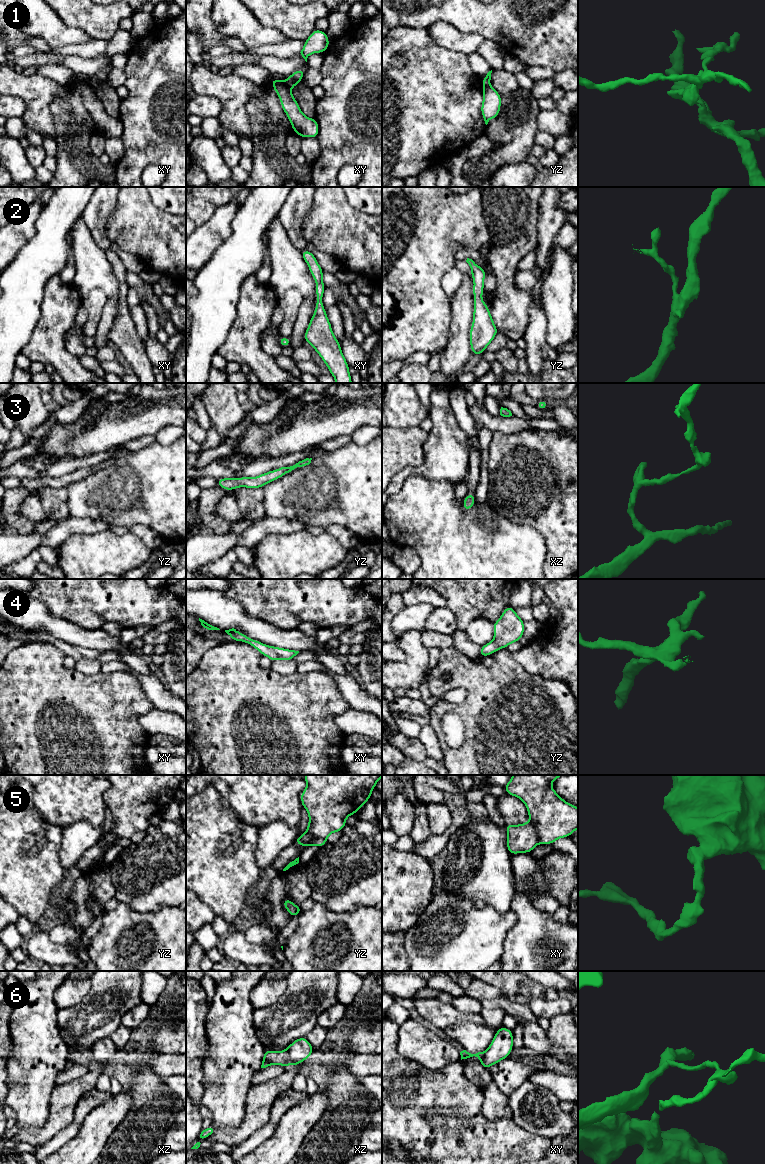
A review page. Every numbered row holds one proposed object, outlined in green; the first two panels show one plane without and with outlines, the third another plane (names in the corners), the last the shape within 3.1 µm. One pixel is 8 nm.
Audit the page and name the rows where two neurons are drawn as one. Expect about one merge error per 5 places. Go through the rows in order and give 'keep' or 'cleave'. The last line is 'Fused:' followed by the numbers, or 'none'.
1: cleave
2: keep
3: keep
4: keep
5: cleave
6: cleave
Fused: 1, 5, 6

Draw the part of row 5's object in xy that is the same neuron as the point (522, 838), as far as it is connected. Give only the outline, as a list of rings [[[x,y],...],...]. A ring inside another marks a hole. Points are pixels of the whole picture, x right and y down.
[[[531,822],[520,825],[506,825],[507,840],[506,845],[511,855],[518,853],[531,853],[531,851],[540,843],[539,837],[535,832]]]

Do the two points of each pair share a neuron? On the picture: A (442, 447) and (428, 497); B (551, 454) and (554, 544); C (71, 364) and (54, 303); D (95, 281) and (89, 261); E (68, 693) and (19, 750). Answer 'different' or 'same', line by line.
A: different
B: same
C: same
D: same
E: same

